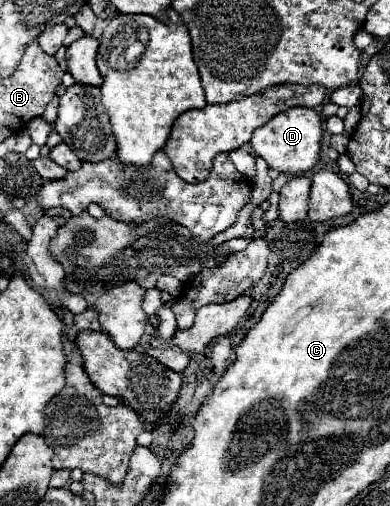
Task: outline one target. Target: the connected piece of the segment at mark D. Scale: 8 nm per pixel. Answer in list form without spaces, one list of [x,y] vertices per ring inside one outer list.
[[[287,108],[285,112],[271,118],[265,126],[257,128],[251,138],[251,148],[257,156],[261,156],[269,168],[275,168],[285,174],[297,174],[311,170],[319,160],[323,138],[321,116],[313,108]]]

